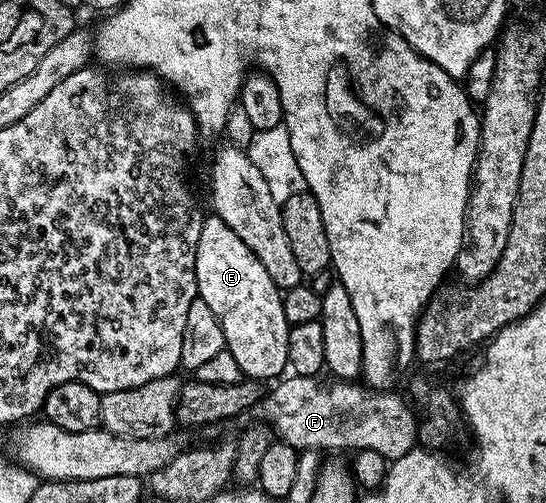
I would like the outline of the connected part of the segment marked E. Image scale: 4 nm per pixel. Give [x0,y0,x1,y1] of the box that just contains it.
[196,215,291,383]

